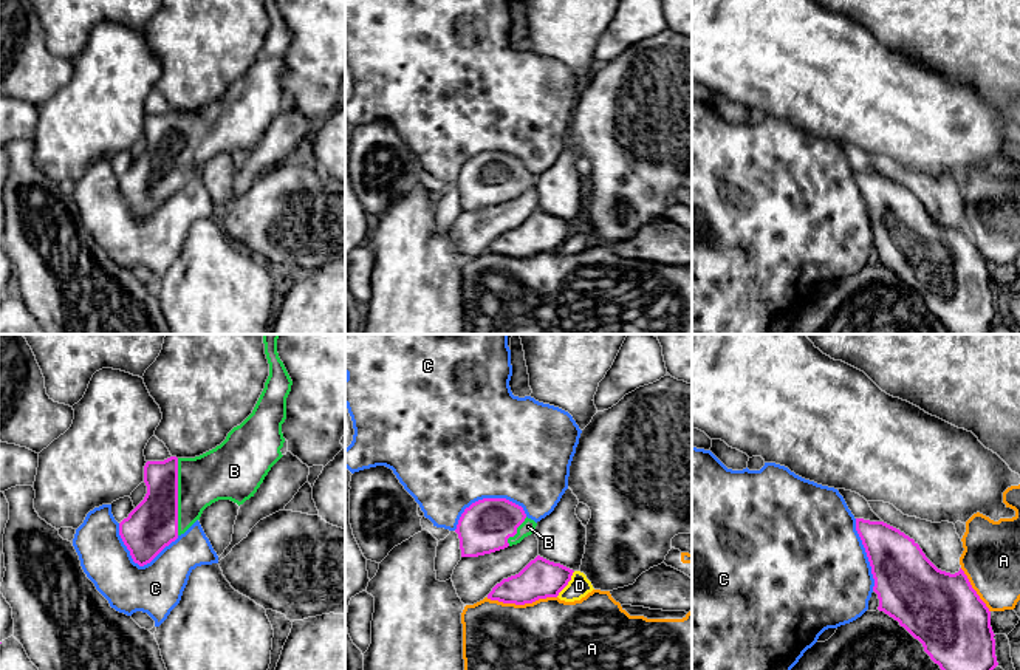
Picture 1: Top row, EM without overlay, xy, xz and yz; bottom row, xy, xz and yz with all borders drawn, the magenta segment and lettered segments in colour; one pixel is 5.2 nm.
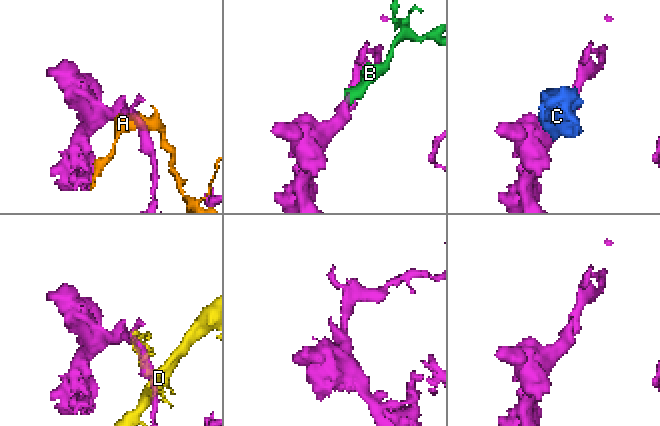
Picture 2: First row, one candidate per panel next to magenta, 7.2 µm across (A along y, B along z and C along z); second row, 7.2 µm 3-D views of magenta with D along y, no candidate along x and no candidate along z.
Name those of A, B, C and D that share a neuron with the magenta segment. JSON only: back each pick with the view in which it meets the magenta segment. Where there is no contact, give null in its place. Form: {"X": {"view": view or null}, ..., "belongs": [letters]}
{"B": {"view": "xy"}, "belongs": ["B"]}

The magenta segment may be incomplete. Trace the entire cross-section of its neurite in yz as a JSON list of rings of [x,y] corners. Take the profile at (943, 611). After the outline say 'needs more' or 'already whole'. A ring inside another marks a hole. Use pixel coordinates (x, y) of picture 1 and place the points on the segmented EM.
[[[856,518],[856,531],[871,566],[878,610],[918,639],[941,670],[994,670],[998,665],[991,611],[961,568],[955,574],[938,569],[913,538],[884,521]]] | already whole

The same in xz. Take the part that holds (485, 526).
[[[483,498],[461,514],[455,532],[461,557],[478,557],[520,543],[537,523],[506,498]]] | needs more

